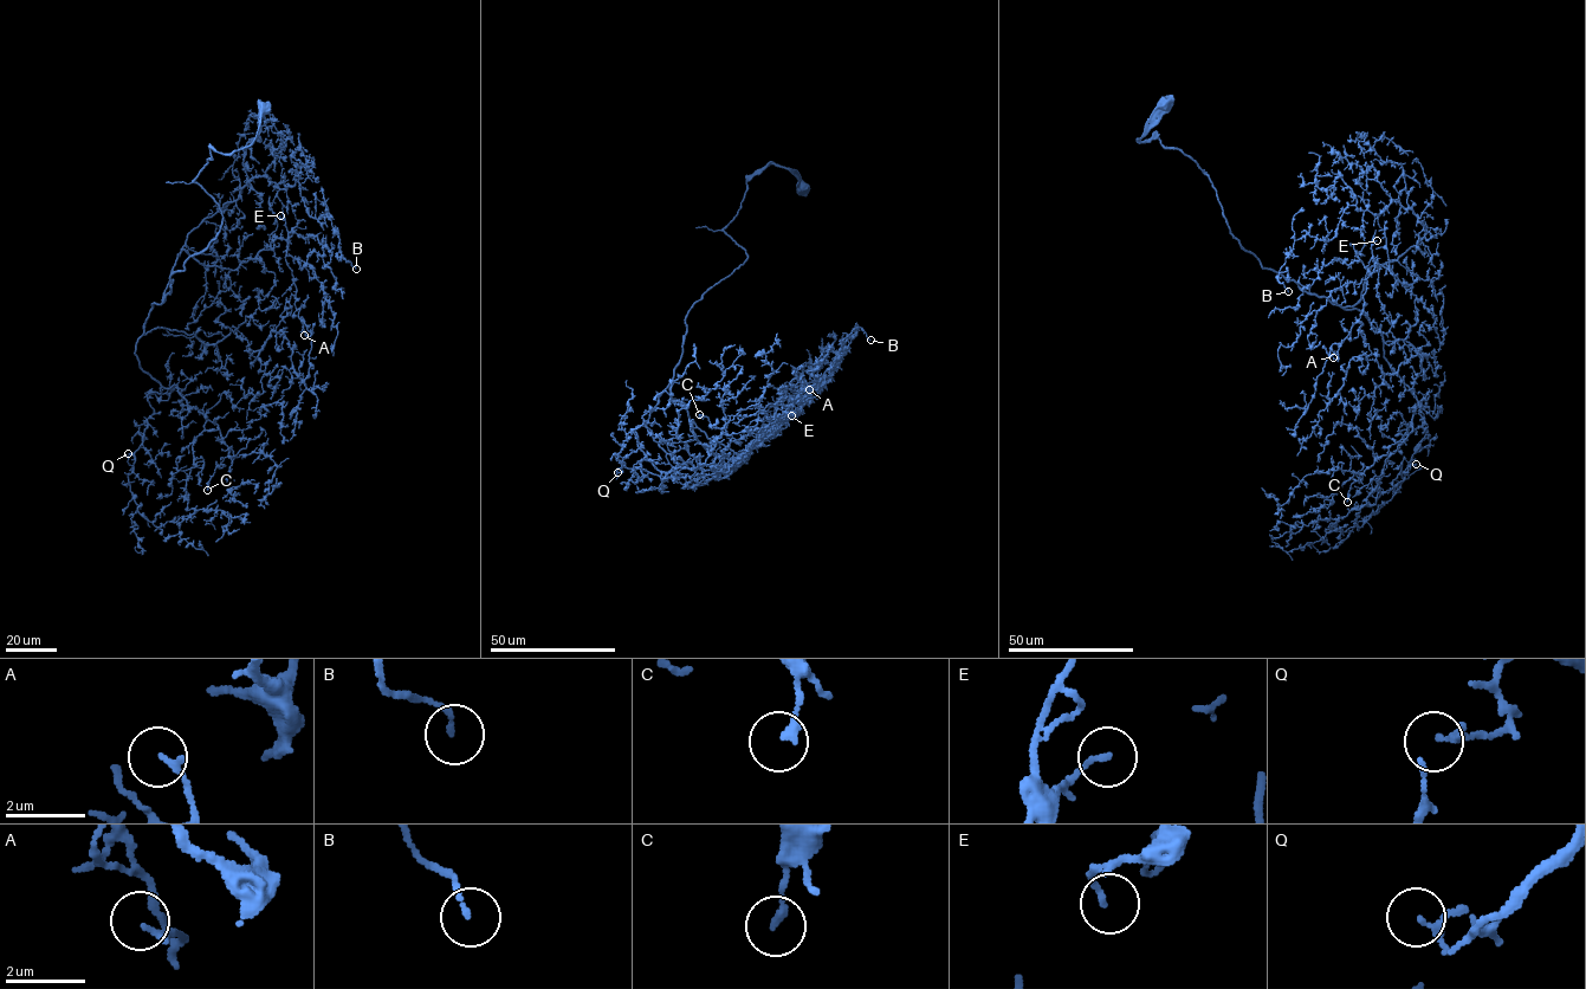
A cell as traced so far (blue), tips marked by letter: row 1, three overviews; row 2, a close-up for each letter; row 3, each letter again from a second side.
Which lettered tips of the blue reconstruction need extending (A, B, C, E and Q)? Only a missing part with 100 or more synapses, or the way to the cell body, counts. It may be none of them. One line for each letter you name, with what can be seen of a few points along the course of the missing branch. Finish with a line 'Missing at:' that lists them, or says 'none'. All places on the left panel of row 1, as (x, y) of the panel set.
Missing at: none

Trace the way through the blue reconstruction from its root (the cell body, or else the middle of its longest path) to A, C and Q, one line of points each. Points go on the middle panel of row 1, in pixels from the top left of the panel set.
A: (803, 187), (774, 163), (746, 180), (723, 230), (748, 258), (690, 309), (669, 392), (742, 453), (809, 389)
C: (803, 187), (746, 180), (748, 258), (635, 428), (659, 471), (705, 461), (699, 414)
Q: (803, 187), (774, 163), (746, 180), (723, 230), (748, 258), (690, 309), (635, 428), (661, 474), (617, 472)

